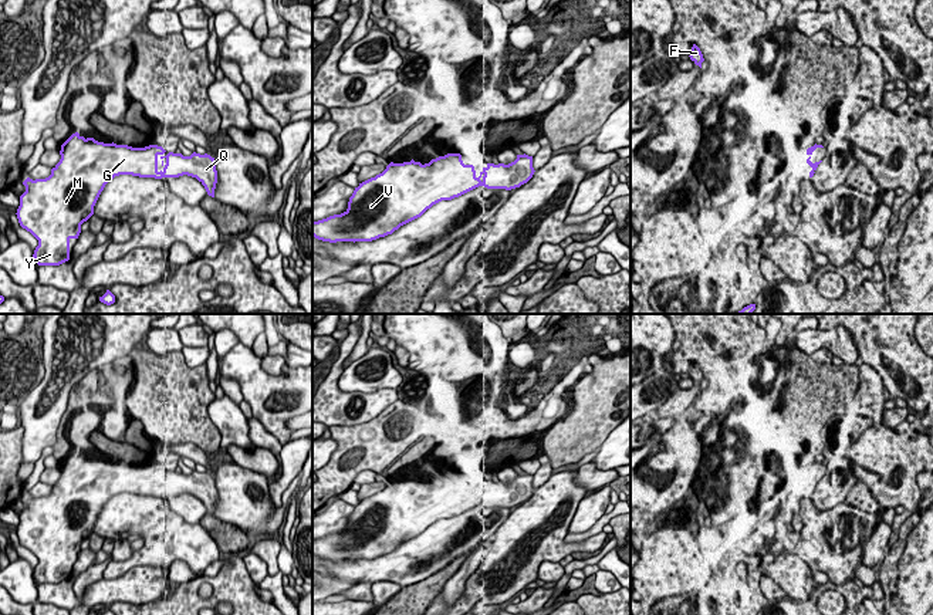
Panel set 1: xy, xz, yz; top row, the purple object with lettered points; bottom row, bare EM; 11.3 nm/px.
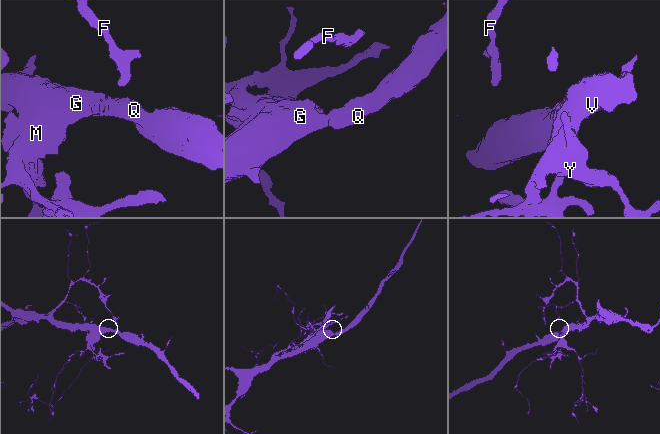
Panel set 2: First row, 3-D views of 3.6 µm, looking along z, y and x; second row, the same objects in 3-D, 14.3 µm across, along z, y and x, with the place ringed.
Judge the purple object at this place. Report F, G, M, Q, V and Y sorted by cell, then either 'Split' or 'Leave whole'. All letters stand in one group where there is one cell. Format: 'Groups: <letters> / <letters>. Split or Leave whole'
Groups: F G M Q V Y. Leave whole

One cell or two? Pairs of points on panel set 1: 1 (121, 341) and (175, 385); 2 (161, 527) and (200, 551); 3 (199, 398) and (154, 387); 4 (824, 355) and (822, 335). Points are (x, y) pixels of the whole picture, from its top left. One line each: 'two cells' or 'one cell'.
1: two cells
2: one cell
3: one cell
4: two cells

